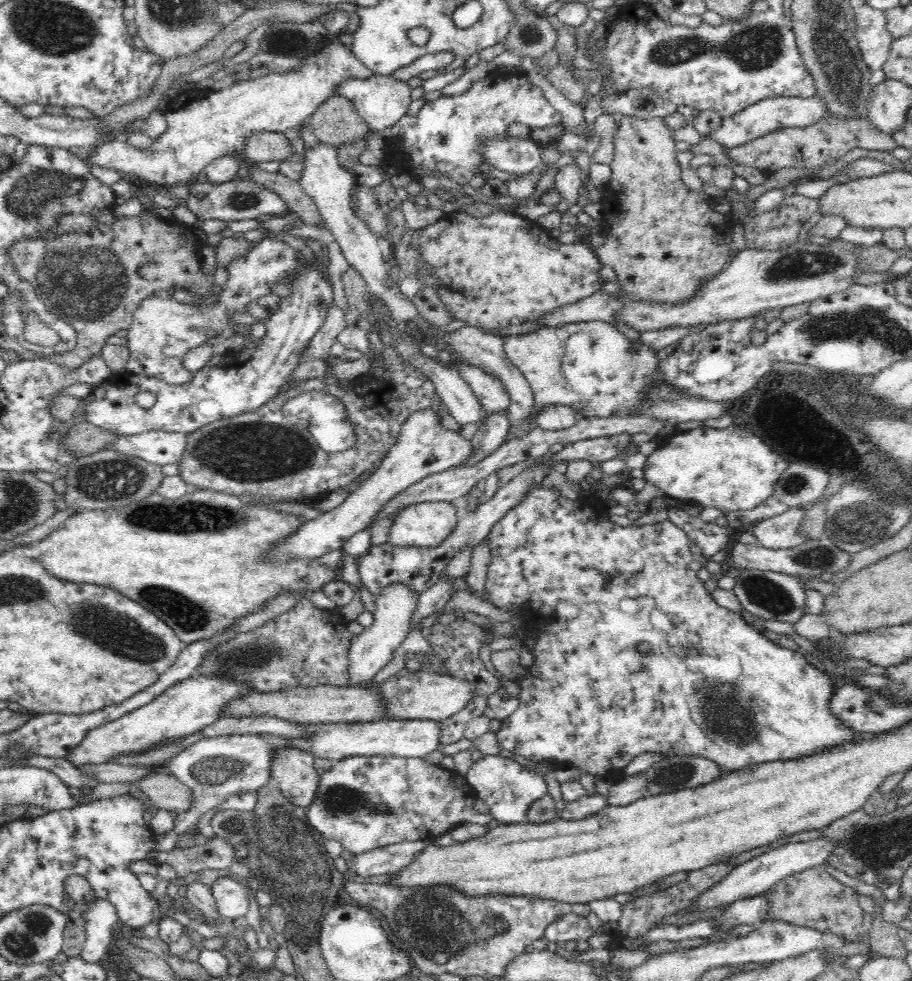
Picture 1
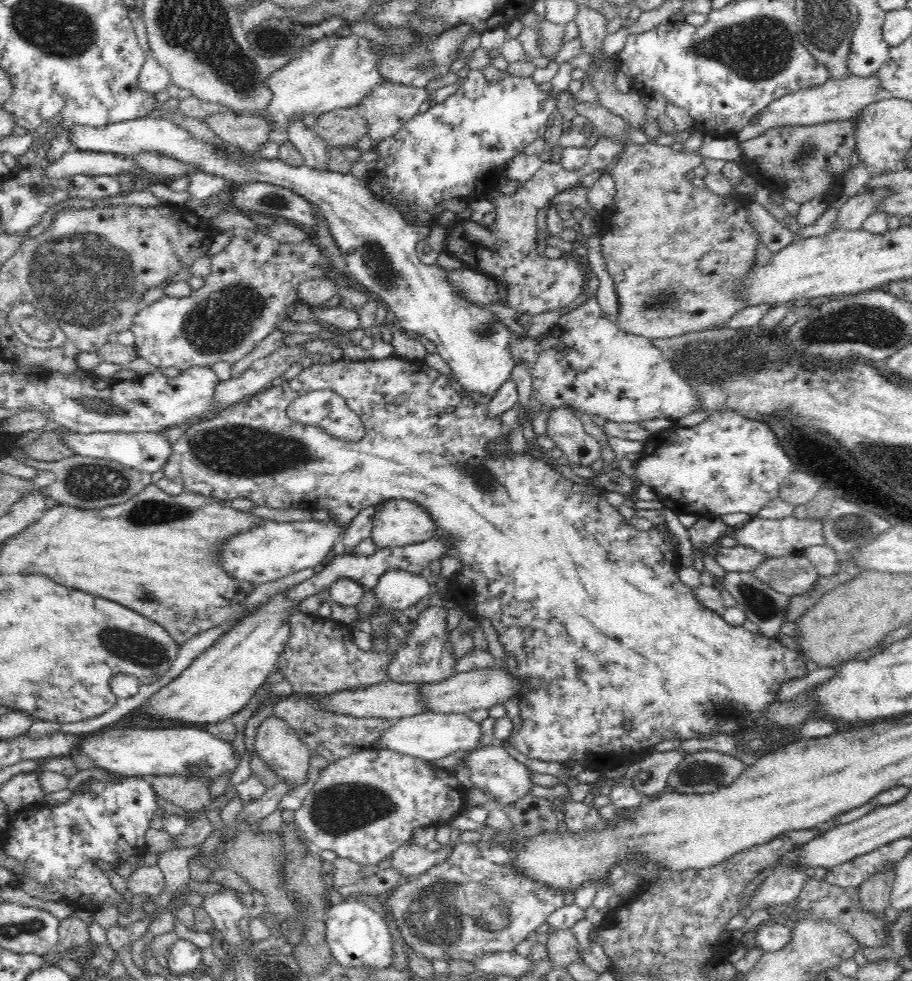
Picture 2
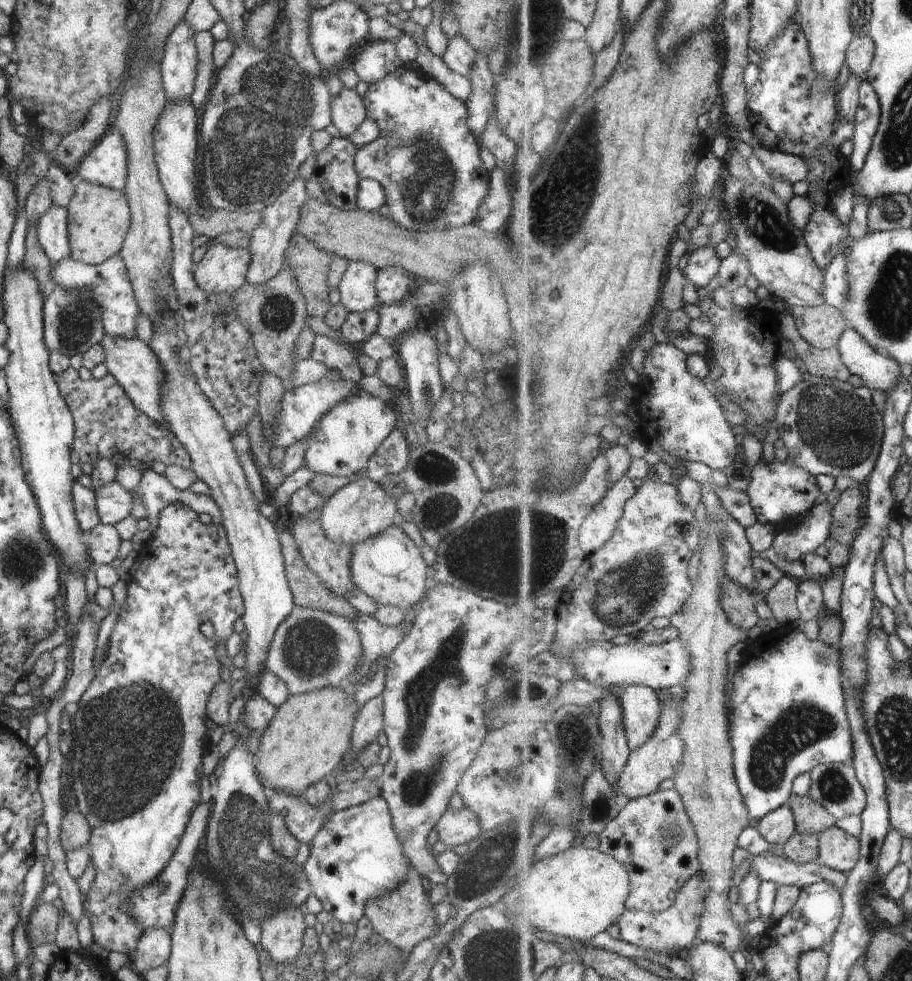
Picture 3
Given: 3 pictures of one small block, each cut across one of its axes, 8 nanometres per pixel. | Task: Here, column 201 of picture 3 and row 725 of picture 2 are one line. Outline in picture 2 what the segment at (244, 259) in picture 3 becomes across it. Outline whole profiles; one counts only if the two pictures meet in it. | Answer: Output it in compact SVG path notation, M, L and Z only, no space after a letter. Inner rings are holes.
M270 715L264 719L256 729L255 750L257 755L277 774L279 779L289 784L291 788L302 788L308 780L312 751L309 746L300 740L298 734L288 723Z

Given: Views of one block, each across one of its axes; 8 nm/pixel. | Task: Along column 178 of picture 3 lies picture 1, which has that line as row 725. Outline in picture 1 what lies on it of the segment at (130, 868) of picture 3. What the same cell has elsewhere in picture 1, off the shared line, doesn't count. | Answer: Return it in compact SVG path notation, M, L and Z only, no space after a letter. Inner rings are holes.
M534 485L512 508L508 509L508 512L505 512L501 520L498 520L490 530L488 534L488 548L491 552L491 561L489 563L489 569L487 572L487 581L485 582L485 592L487 592L487 600L490 604L493 604L499 609L509 612L512 610L512 606L518 606L519 610L523 606L534 605L534 612L536 612L536 605L538 608L542 606L542 616L552 616L550 618L549 626L545 627L545 633L542 633L537 641L533 645L531 652L533 653L534 664L532 667L528 668L524 680L518 682L520 687L520 693L517 696L519 700L518 708L510 715L508 718L505 718L501 721L501 729L496 733L499 748L503 753L508 753L509 755L519 755L524 756L530 760L533 760L536 763L539 763L541 760L554 760L554 762L568 762L569 766L575 766L581 772L593 774L594 776L604 776L608 774L610 770L618 770L618 768L624 768L628 766L636 756L639 754L644 754L644 752L660 752L666 757L671 757L672 755L676 756L697 756L710 759L718 765L722 771L731 773L732 771L740 770L741 768L760 764L766 761L773 760L786 760L786 759L795 759L796 757L810 756L815 755L817 752L823 751L824 749L835 747L836 745L854 740L856 737L860 736L860 732L854 732L851 728L845 726L845 724L838 720L832 713L829 707L832 695L836 692L840 682L835 682L822 672L820 667L813 662L810 662L804 658L804 655L801 655L797 650L790 650L784 648L780 645L775 644L772 640L768 639L766 636L762 635L762 632L756 629L755 627L748 625L741 615L737 612L732 612L723 606L720 606L713 598L711 593L707 588L704 587L703 575L708 569L708 557L702 556L700 554L694 554L691 551L690 541L687 538L687 535L680 529L678 526L675 526L673 522L669 519L659 522L657 524L634 524L624 528L624 526L618 526L614 522L610 521L609 513L606 509L607 502L598 500L600 502L600 508L596 508L596 516L584 516L582 515L582 502L576 500L571 500L570 498L563 497L558 489L552 489L552 487L544 487L544 485ZM640 642L648 642L650 645L650 652L647 652L646 656L640 656L638 649L636 649L636 644ZM766 696L788 696L788 706L782 704L782 706L776 706L774 704L768 704L768 698Z

